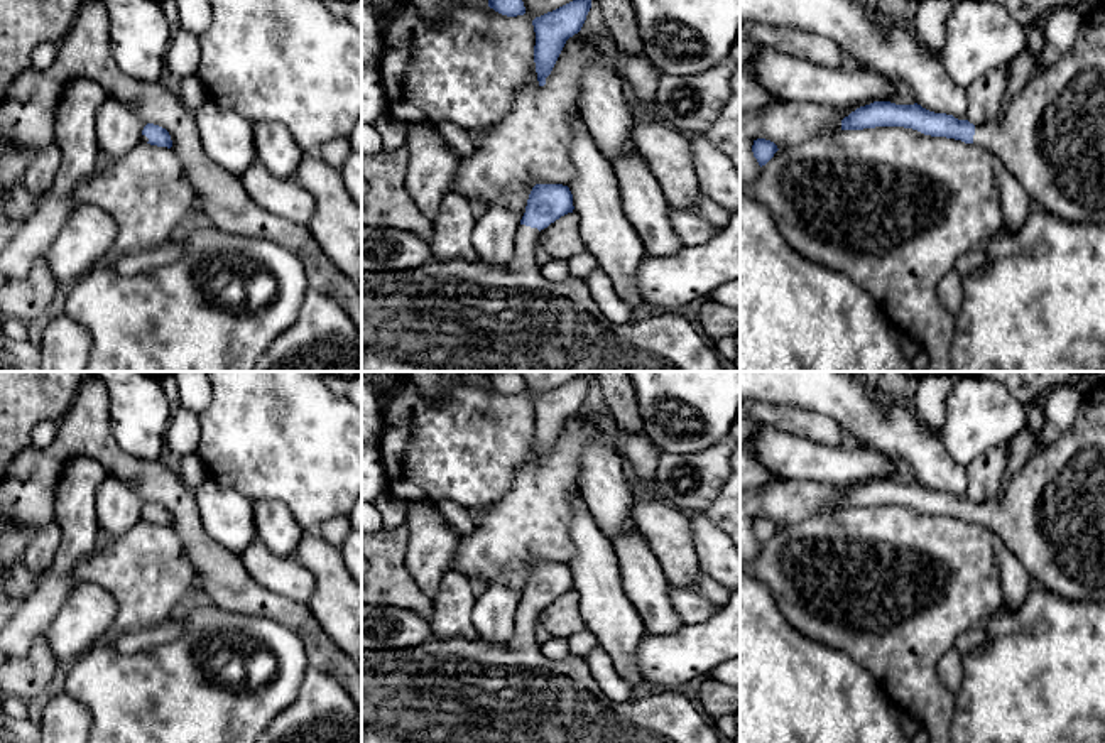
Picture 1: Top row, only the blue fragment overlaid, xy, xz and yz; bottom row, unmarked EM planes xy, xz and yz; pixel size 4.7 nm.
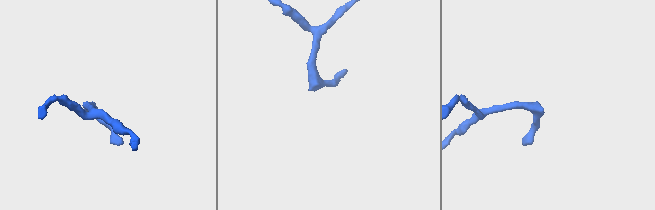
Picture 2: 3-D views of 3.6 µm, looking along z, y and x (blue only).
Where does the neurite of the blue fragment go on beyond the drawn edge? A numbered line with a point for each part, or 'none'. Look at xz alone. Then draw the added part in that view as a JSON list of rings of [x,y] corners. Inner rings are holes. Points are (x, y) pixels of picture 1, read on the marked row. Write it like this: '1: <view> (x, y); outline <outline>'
1: xz (443, 316); outline [[[520,225],[514,241],[514,255],[505,263],[465,262],[460,258],[431,260],[417,268],[363,272],[362,270],[362,372],[725,372],[720,356],[710,348],[688,319],[652,312],[647,317],[632,317],[627,323],[613,323],[598,307],[585,282],[564,279],[552,282],[541,274],[534,248],[537,228]]]

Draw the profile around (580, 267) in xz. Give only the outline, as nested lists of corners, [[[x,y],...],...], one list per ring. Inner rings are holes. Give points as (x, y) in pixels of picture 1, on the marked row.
[[[586,250],[581,252],[580,255],[574,255],[571,258],[566,260],[566,268],[568,268],[568,277],[580,280],[580,282],[588,282],[588,279],[591,277],[591,274],[595,270],[598,270],[598,262],[596,258],[588,253]]]

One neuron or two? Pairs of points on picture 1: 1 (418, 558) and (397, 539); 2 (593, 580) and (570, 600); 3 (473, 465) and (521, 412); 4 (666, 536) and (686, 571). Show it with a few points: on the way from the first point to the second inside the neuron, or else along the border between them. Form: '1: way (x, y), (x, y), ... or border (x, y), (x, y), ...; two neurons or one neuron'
1: border (404, 522), (408, 529), (406, 569), (418, 586); two neurons
2: border (573, 590), (578, 596), (578, 613), (587, 627); two neurons
3: way (482, 451), (507, 426); one neuron
4: way (673, 544), (680, 563); one neuron

